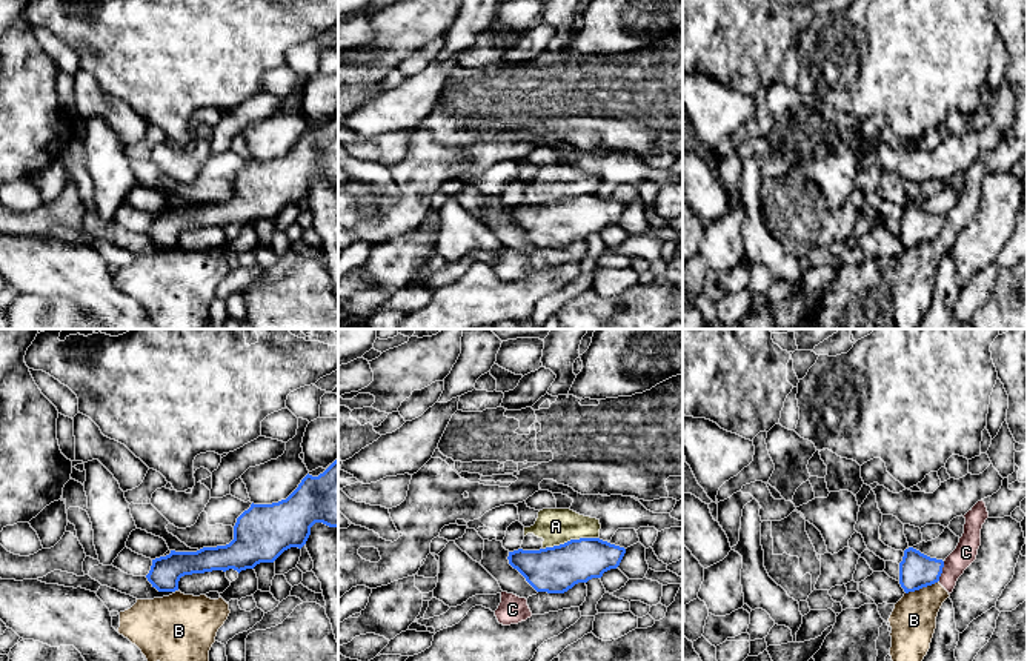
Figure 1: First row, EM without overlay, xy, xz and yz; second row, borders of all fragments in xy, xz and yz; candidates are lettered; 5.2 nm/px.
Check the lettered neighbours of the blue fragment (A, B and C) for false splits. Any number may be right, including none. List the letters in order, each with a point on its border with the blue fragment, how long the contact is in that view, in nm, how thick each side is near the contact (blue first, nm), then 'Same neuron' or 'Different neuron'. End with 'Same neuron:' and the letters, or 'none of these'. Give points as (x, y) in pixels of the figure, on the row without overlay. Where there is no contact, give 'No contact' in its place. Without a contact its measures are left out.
A: Touches blue at xz (571, 195). Shared border 300 nm. Thickness 240 nm (blue) against 190 nm. Different neuron
B: Touches blue at yz (921, 243). Shared border 190 nm. Thickness 190 nm (blue) against 240 nm. Different neuron
C: Touches blue at yz (941, 226). Shared border 110 nm. Thickness 190 nm (blue) against 120 nm. Different neuron
Same neuron: none of these

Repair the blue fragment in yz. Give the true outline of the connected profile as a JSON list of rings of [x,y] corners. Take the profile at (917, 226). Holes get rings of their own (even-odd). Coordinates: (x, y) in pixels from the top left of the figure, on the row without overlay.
[[[909,203],[899,218],[899,240],[906,249],[919,246],[939,237],[944,217],[930,214]]]

